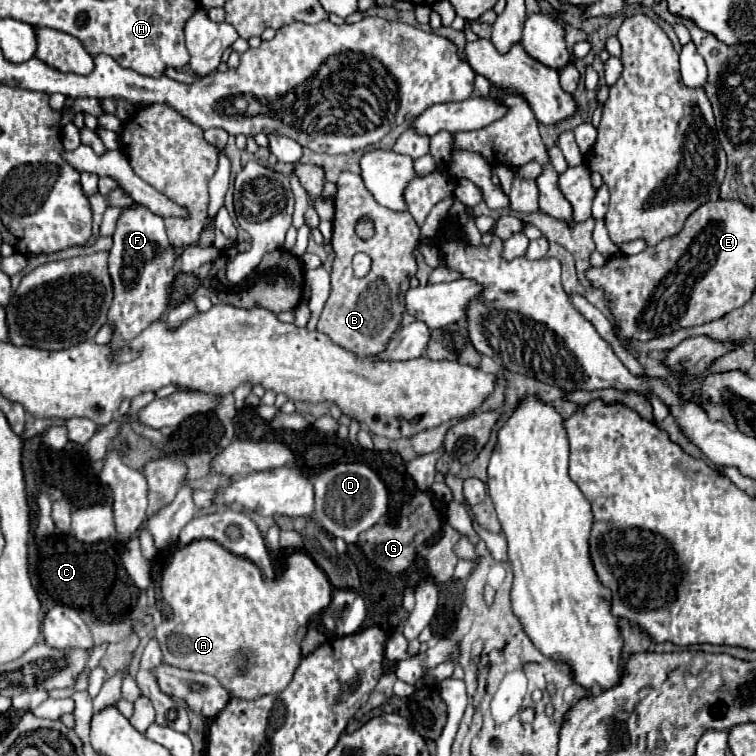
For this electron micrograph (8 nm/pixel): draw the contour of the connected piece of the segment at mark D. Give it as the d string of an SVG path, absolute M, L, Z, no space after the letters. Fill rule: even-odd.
M339 463L313 479L317 523L345 543L357 543L359 533L373 527L387 513L387 491L381 479L361 463Z

